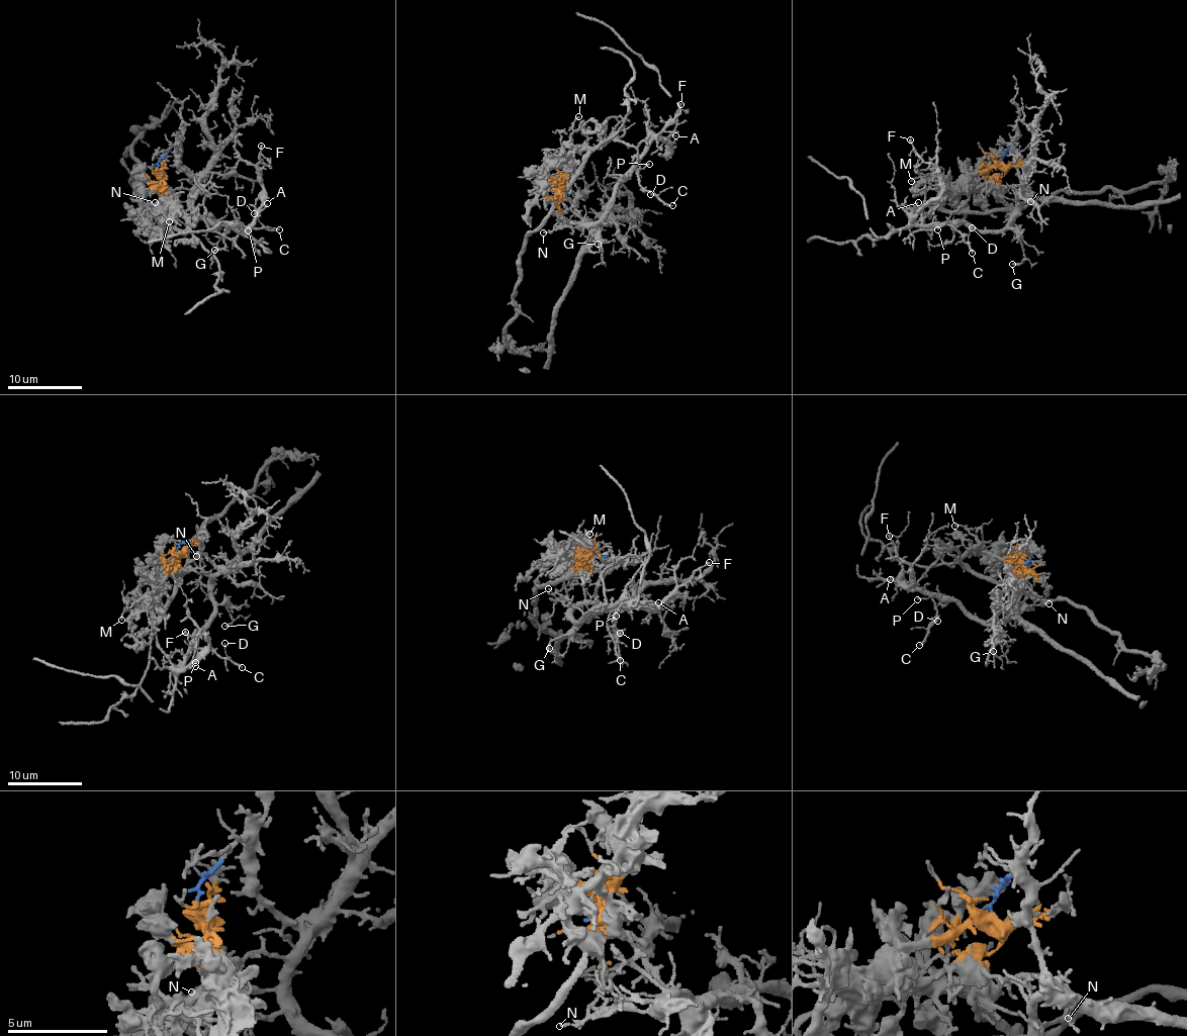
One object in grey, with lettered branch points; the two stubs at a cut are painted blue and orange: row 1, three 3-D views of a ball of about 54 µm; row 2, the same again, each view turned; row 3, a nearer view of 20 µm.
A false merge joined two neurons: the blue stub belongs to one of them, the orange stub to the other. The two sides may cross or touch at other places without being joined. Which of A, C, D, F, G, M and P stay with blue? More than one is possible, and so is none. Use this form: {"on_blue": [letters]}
{"on_blue": ["A", "C", "D", "F", "G", "P"]}

